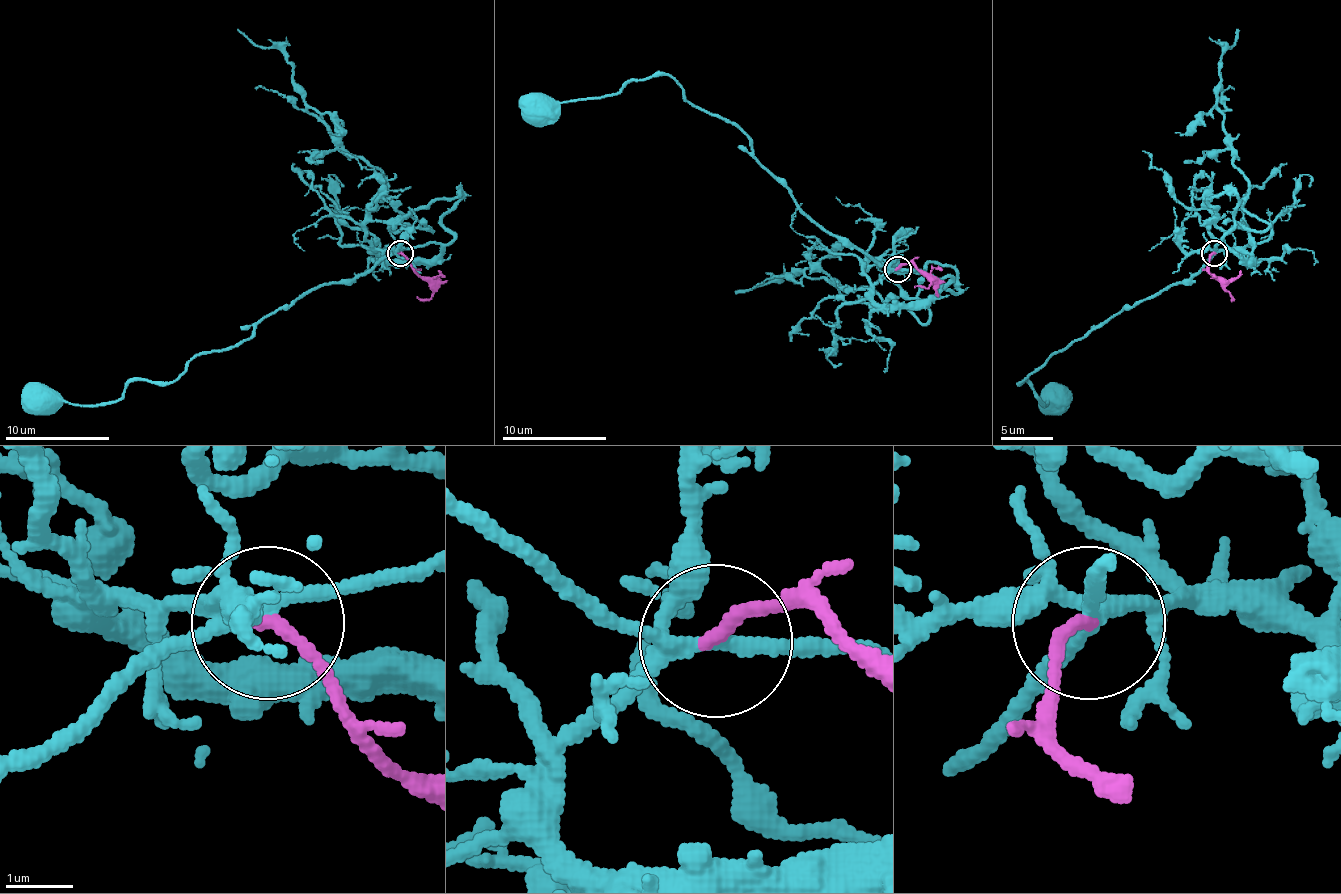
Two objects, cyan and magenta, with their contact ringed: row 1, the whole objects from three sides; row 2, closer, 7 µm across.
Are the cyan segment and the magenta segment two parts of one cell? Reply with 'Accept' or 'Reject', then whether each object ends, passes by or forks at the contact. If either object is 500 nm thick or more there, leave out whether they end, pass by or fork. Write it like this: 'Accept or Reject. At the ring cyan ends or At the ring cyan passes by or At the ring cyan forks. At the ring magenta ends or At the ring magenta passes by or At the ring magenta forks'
Accept. At the ring cyan forks. At the ring magenta ends

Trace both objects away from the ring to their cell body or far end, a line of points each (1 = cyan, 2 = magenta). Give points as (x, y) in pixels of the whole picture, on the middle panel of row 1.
1: (897, 268), (823, 231), (753, 142), (695, 108), (669, 74), (540, 108)
2: (897, 268), (912, 263), (928, 278), (926, 286), (915, 286)

